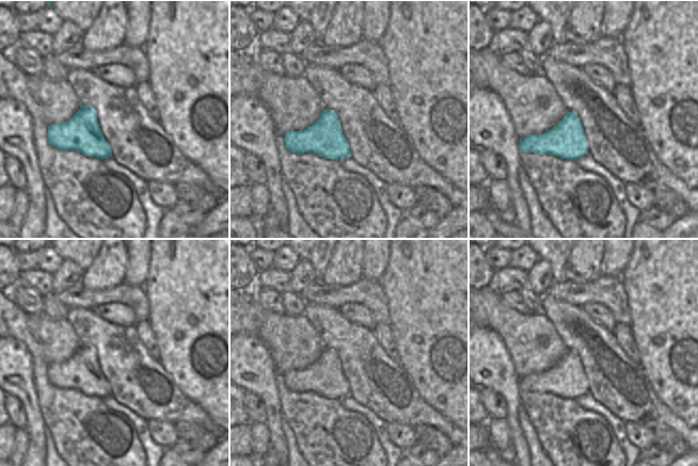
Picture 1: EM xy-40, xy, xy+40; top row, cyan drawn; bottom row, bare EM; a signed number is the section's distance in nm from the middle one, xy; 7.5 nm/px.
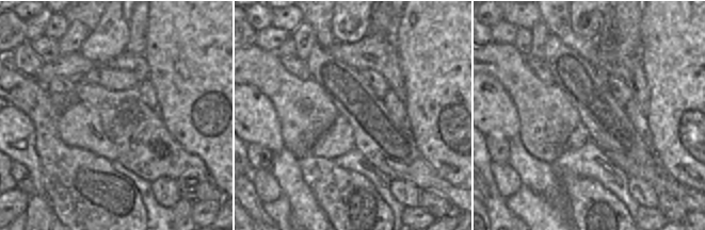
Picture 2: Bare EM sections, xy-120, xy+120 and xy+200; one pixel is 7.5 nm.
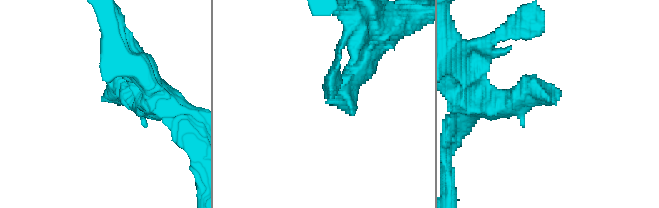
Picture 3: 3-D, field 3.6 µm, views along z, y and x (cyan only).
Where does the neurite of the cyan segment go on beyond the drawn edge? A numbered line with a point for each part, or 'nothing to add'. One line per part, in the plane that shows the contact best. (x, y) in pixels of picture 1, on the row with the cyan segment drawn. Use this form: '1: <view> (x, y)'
nothing to add

